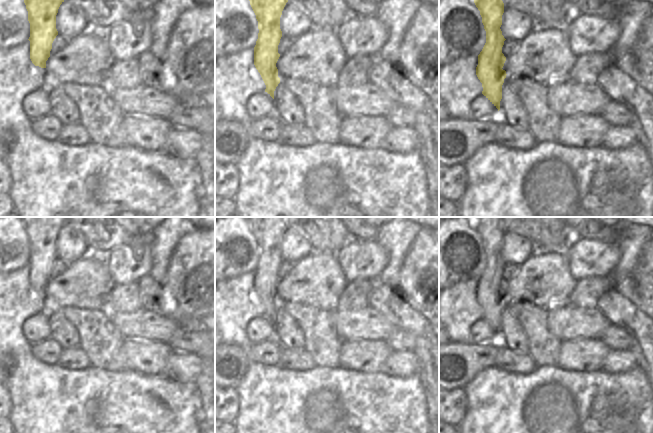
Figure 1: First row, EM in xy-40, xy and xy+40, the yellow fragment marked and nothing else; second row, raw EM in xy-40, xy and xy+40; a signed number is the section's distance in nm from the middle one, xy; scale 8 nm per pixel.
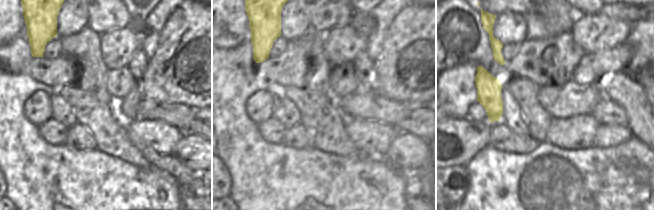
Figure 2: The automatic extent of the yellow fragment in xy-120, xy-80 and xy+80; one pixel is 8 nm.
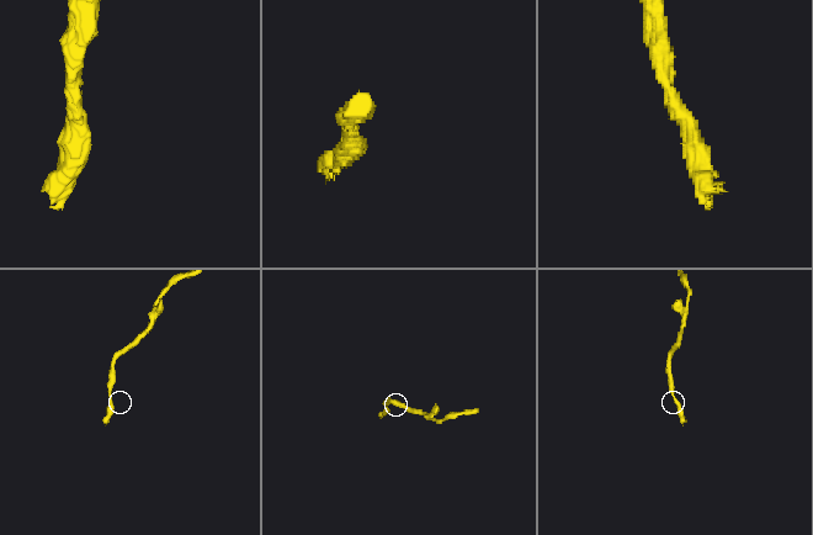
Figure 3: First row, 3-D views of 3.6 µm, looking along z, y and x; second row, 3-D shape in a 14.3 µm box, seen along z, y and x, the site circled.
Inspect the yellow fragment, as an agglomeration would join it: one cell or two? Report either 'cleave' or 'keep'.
keep

